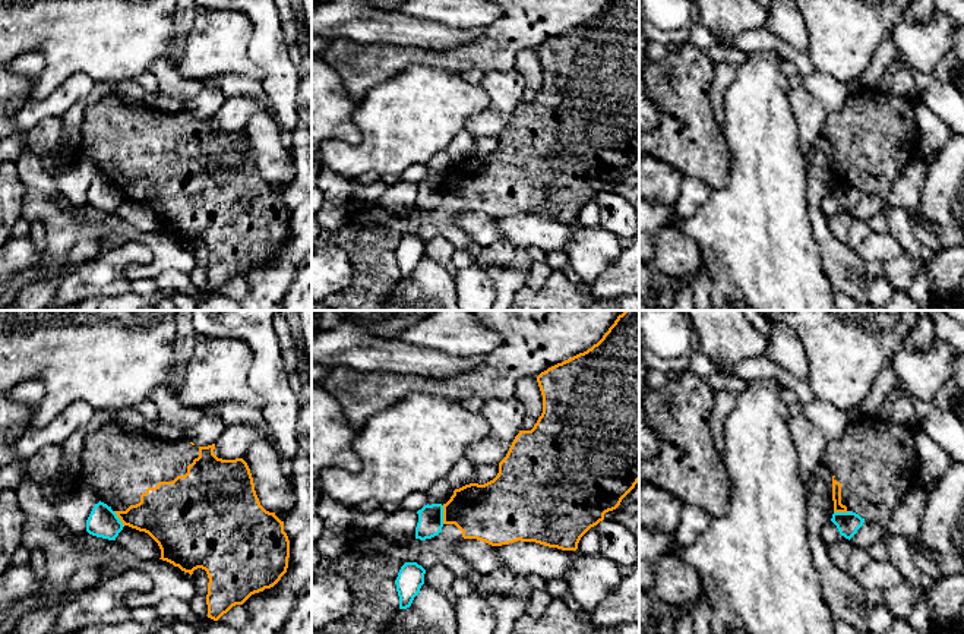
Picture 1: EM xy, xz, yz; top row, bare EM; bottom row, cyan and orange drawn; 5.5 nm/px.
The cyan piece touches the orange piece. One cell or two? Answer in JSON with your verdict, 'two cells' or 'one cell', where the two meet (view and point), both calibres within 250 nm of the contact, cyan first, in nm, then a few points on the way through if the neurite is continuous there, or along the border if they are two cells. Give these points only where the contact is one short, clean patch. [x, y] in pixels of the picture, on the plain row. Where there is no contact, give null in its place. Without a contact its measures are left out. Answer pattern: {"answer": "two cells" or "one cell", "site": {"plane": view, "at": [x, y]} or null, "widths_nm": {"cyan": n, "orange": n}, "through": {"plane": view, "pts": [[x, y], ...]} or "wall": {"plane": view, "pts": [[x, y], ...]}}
{"answer": "two cells", "site": {"plane": "xz", "at": [442, 186]}, "widths_nm": {"cyan": 140, "orange": 320}, "wall": {"plane": "xz", "pts": [[442, 177], [443, 195]]}}

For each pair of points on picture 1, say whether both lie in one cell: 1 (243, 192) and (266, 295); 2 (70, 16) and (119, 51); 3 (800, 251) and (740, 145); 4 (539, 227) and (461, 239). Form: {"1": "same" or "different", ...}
{"1": "different", "2": "same", "3": "same", "4": "different"}

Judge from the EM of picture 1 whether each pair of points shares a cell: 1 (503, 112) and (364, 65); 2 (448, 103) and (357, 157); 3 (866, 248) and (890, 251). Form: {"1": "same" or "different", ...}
{"1": "different", "2": "same", "3": "same"}

